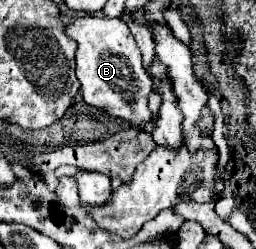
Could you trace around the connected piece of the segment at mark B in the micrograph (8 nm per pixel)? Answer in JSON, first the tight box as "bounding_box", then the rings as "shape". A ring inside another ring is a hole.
{"bounding_box":[65,16,153,130],"shape":[[[83,16],[75,18],[65,32],[79,44],[77,78],[81,82],[83,100],[107,116],[119,118],[137,130],[143,130],[147,124],[151,124],[153,112],[147,106],[151,80],[145,74],[141,50],[137,48],[127,24],[121,18],[109,20],[105,16]]]}

